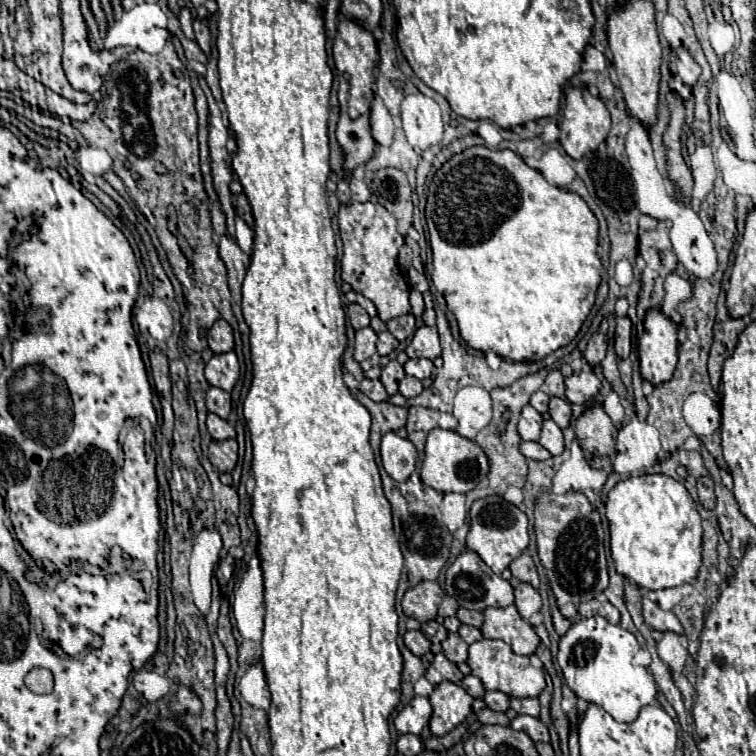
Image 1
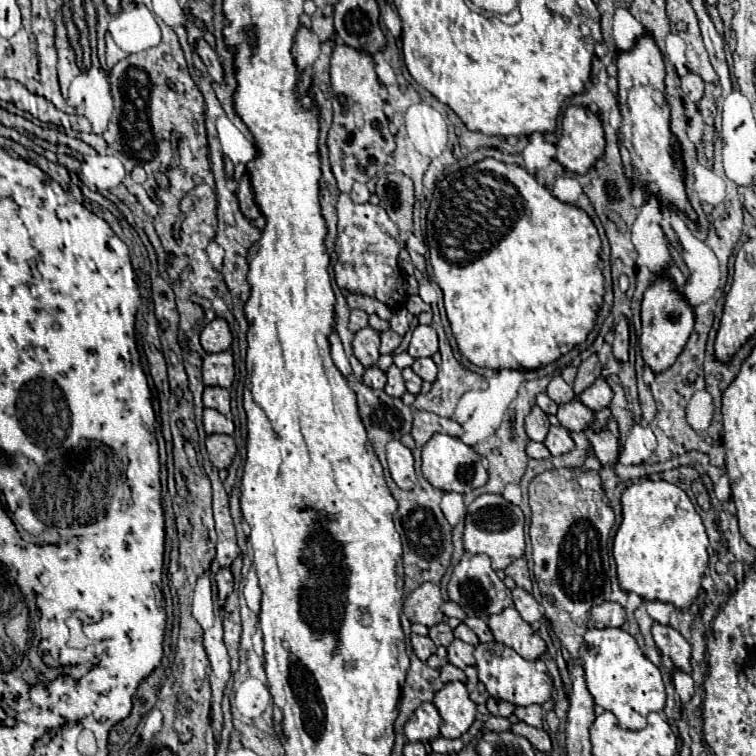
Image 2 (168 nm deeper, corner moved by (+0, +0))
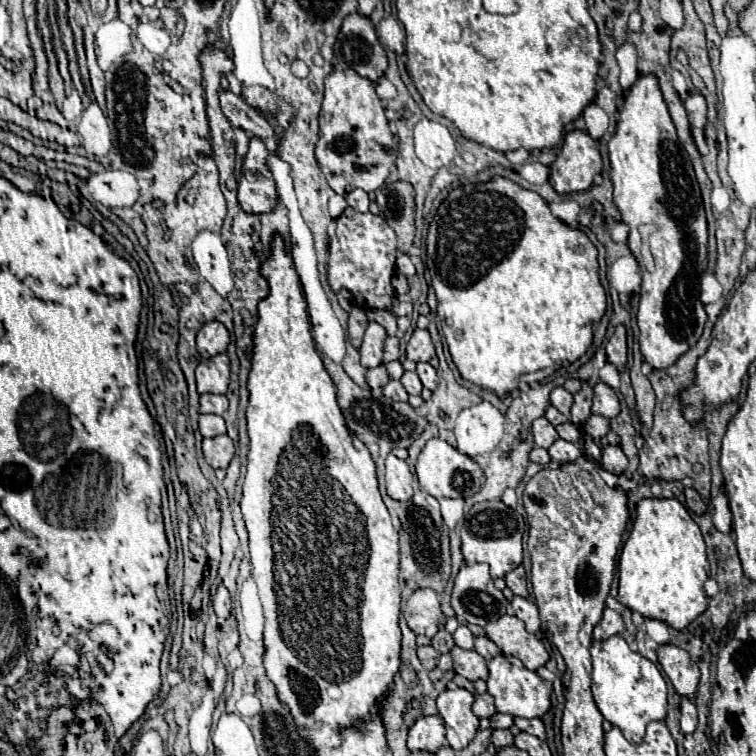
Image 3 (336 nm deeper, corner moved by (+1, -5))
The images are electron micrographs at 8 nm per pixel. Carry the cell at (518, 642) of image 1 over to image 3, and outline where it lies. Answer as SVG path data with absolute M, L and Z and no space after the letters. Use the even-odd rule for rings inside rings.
M504 614L490 622L486 626L486 636L502 650L502 654L520 658L528 670L536 670L548 662L544 644L534 634L526 632L522 620L516 616Z

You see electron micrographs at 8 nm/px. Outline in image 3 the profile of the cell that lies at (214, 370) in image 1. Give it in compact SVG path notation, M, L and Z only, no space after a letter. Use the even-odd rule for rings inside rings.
M226 354L212 356L202 360L196 368L196 382L198 392L212 392L212 394L226 394L230 384L230 360Z

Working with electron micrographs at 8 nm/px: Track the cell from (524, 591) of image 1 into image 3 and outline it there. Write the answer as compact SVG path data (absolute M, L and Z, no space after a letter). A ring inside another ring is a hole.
M514 596L512 602L512 612L526 624L526 630L530 634L536 634L540 630L540 616L538 616L538 608L532 600L528 598L522 598L522 596Z

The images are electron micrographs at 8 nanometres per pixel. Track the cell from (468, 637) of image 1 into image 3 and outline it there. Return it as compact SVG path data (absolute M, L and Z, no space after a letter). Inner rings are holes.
M460 624L458 630L456 630L452 636L454 636L456 646L460 646L460 648L464 648L464 650L472 650L472 648L474 648L474 636L472 636L472 632L470 632L464 624Z

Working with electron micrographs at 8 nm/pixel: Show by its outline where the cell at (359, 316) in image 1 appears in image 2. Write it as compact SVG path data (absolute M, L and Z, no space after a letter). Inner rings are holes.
M353 309L351 311L351 317L349 317L349 329L353 331L353 333L357 333L359 329L363 329L363 327L367 327L369 323L367 323L367 313L365 311L359 311L359 309Z

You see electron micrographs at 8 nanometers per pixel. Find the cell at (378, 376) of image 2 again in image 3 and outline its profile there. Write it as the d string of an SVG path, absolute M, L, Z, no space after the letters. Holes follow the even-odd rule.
M382 364L376 366L376 368L370 368L370 370L366 372L366 382L368 382L368 386L370 386L372 390L382 388L388 380L390 380L390 376L388 376L388 372L386 372L386 368L384 368Z

